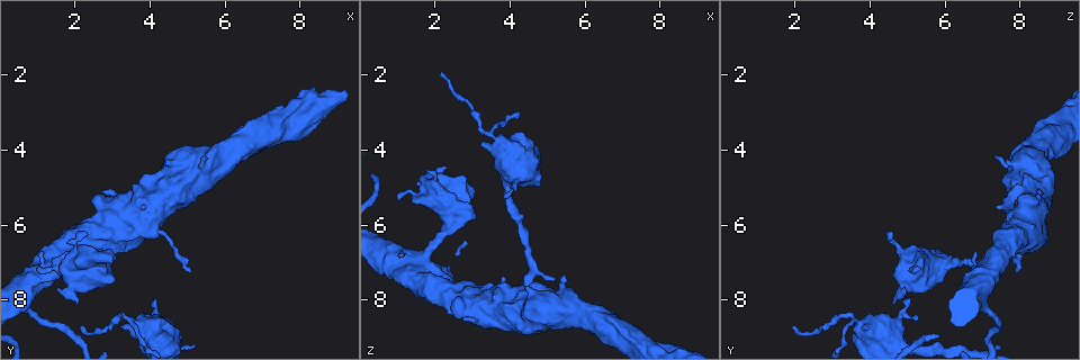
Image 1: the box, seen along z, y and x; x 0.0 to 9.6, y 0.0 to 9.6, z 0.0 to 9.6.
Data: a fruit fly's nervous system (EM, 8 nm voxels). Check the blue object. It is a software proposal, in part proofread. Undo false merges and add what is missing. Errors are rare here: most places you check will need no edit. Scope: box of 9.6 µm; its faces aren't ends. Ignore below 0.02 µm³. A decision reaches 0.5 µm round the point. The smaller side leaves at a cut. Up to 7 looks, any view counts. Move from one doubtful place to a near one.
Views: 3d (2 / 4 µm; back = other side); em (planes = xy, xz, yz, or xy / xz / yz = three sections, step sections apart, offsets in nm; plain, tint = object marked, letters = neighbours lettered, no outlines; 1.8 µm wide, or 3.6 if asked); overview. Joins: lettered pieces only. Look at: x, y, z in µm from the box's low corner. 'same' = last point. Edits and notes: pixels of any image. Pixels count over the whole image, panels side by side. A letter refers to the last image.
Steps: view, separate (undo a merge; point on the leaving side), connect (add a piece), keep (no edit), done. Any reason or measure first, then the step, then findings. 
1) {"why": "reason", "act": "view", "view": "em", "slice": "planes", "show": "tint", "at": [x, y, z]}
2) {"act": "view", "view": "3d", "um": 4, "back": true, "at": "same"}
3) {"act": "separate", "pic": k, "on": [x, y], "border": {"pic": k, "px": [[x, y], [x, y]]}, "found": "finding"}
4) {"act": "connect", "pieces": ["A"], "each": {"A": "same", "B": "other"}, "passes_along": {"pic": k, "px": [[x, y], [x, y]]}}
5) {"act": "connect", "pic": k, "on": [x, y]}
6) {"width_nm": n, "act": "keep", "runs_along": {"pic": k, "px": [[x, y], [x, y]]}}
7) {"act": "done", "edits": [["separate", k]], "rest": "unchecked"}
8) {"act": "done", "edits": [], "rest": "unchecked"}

{"act": "view", "view": "3d", "um": 4, "at": [2.80, 5.15, 8.55]}

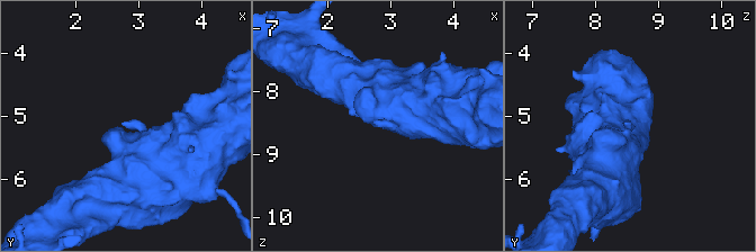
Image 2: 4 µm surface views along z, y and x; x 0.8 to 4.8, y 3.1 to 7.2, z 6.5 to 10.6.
{"why": "now the EM", "act": "view", "view": "em", "um": 3.6, "slice": "planes", "show": "letters", "at": [2.75, 5.15, 8.55]}

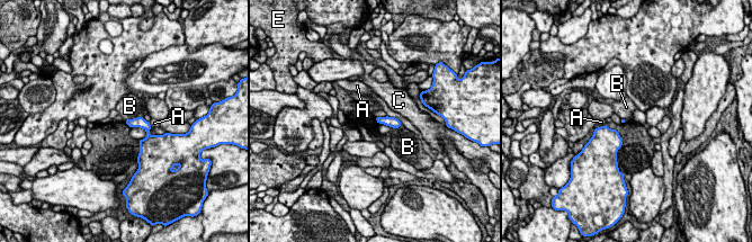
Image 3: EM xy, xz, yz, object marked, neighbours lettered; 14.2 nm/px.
{"act": "keep", "each": {"A": "other", "B": "other", "C": "other", "E": "other"}, "runs_along": {"pic": 3, "px": [[130, 122], [148, 130], [143, 148]]}, "found": "none of them fits"}

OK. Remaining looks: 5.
{"why": "an open end", "act": "view", "view": "em", "slice": "xy", "step": 8, "show": "letters", "at": [2.15, 8.10, 4.60]}

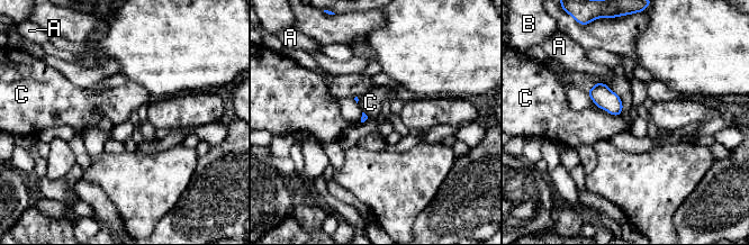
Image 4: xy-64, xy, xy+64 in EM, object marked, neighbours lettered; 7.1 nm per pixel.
{"act": "keep", "each": {"A": "other", "B": "other", "C": "other"}, "border": {"pic": 4, "px": [[596, 106], [613, 115], [620, 115]]}, "found": "no lettered piece goes on from it"}

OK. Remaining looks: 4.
{"why": "thick turns thin", "act": "view", "view": "3d", "um": 4, "at": [3.55, 8.60, 3.65]}

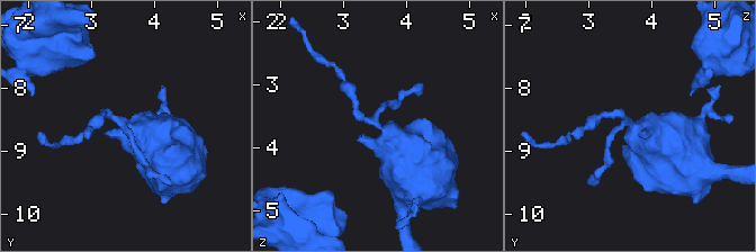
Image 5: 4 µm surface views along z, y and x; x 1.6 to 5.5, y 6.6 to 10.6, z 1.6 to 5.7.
{"why": "shape alone is not enough", "act": "view", "view": "em", "um": 3.6, "slice": "planes", "show": "letters", "at": [3.50, 8.60, 3.65]}

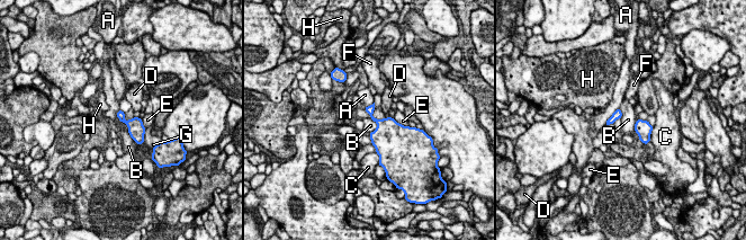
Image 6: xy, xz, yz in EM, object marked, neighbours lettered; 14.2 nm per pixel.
{"longest_contact_nm": ["A", 340], "act": "keep", "each": {"A": "other", "B": "other", "C": "other", "D": "other", "E": "other", "F": "other", "G": "other", "H": "other"}, "border": {"pic": 6, "px": [[370, 117], [376, 123], [370, 133]]}, "found": "continuous, no second cell"}

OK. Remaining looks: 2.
{"act": "done", "edits": [], "rest": "unchecked"}

